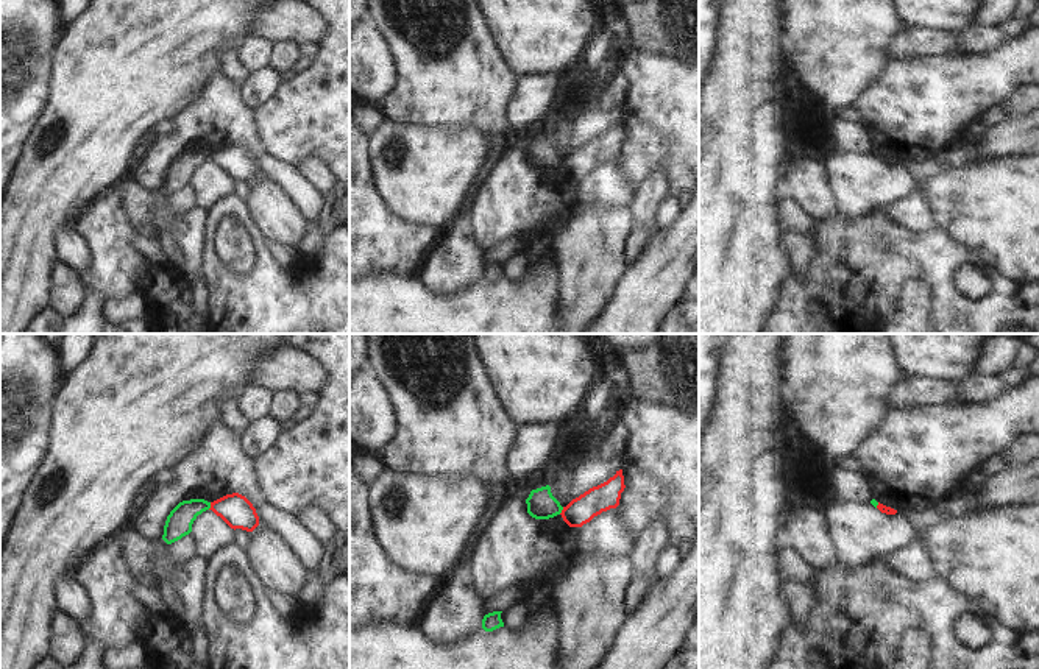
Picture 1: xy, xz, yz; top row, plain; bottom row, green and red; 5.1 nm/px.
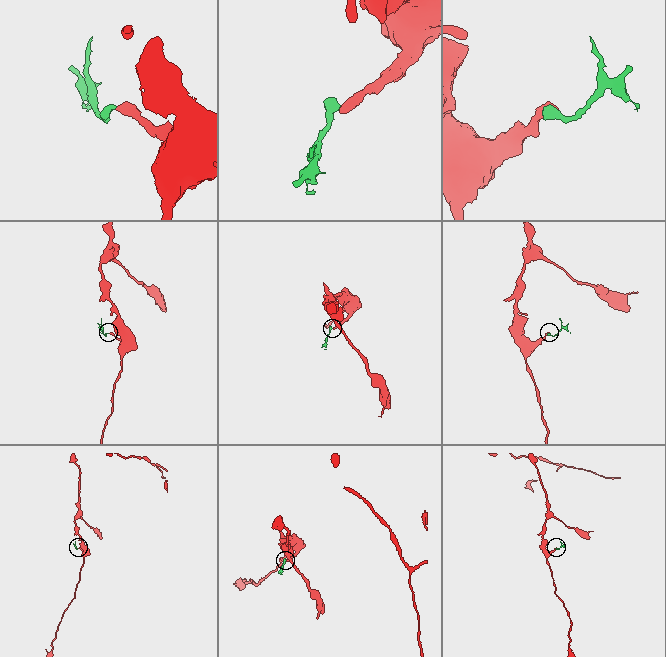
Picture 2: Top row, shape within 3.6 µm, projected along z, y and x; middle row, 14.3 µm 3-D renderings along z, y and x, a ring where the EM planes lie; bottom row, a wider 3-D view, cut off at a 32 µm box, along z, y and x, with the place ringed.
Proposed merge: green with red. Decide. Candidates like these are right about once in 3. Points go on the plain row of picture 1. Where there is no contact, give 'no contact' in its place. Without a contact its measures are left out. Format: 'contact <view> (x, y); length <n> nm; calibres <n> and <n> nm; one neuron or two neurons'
contact xy (209, 156); length 40 nm; calibres 140 and 170 nm; two neurons

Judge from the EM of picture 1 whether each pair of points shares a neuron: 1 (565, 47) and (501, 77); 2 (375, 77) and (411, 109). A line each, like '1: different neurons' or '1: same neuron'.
1: different neurons
2: different neurons

